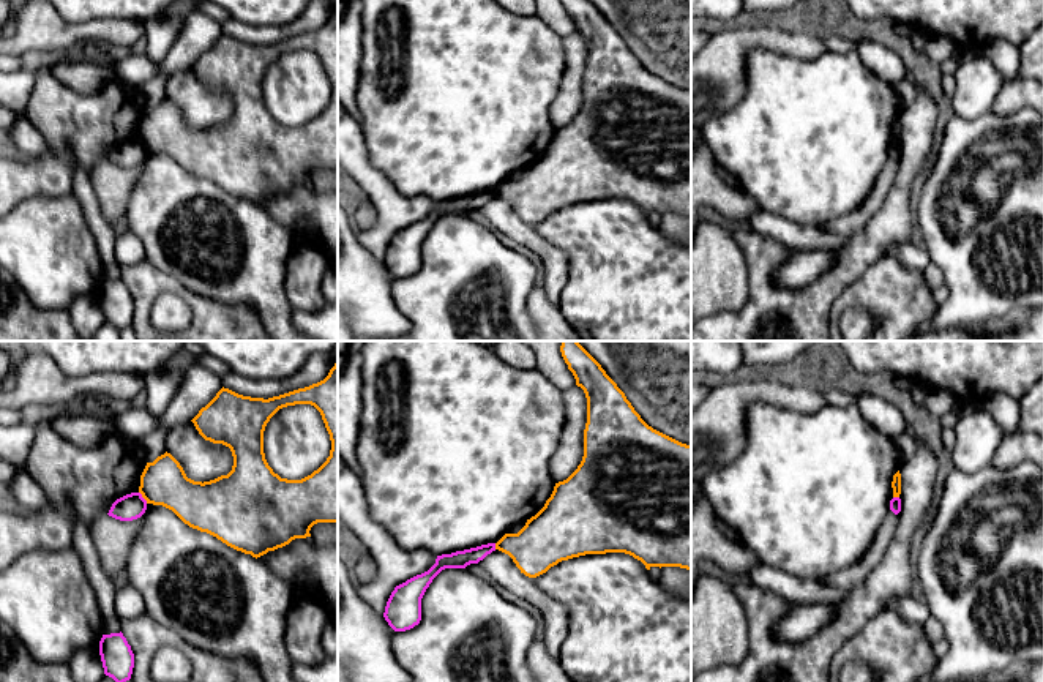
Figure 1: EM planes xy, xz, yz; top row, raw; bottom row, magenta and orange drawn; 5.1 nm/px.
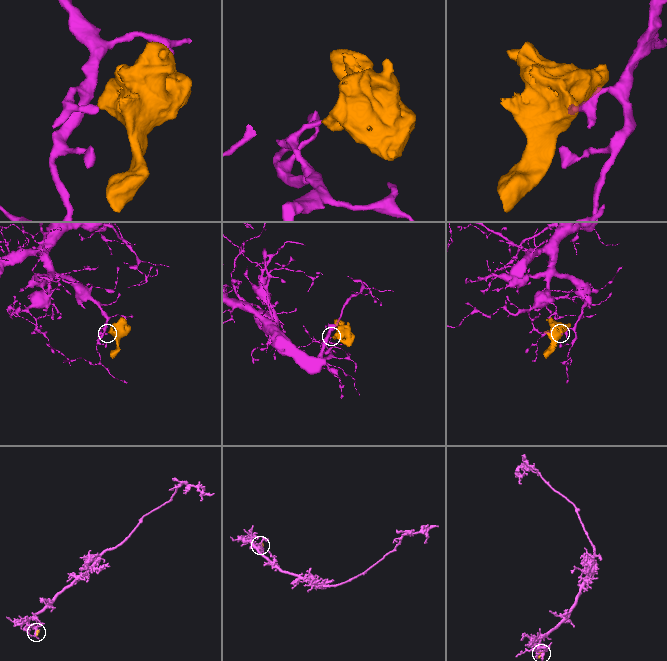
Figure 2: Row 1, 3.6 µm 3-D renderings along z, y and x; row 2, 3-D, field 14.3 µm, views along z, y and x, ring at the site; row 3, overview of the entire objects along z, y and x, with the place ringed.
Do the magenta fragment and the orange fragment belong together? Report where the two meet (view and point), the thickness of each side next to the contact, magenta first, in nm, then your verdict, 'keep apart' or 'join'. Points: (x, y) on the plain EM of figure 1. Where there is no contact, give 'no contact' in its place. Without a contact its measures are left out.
xy (142, 144) | 130/240 nm | keep apart

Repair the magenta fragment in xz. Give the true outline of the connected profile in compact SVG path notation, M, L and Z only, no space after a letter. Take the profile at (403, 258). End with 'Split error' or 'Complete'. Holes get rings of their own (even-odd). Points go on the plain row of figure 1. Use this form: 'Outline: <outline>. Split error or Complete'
Outline: M495 189L437 202L436 210L428 218L394 234L383 259L388 272L394 278L406 278L418 272L421 267L421 245L432 226L445 215L465 215L470 210L478 210L492 197L495 197Z. Complete

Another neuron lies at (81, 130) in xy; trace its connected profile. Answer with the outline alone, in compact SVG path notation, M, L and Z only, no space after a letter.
M49 68L35 71L36 82L25 115L33 122L47 142L47 152L38 158L21 158L11 152L0 152L0 218L19 202L36 196L68 196L74 191L73 172L80 167L87 174L109 159L112 150L131 139L139 139L140 122L147 112L145 96L140 88L115 76L96 93L77 93L62 84Z

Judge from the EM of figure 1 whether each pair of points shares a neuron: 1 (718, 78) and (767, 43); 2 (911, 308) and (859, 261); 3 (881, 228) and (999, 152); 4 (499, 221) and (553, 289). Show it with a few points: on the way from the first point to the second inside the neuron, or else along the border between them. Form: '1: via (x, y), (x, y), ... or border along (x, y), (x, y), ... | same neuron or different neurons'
1: via (731, 65), (755, 43) | same neuron
2: border along (887, 254), (881, 256), (841, 296) | different neurons
3: border along (914, 210), (915, 220) | different neurons
4: via (519, 231), (553, 261), (553, 269) | same neuron

